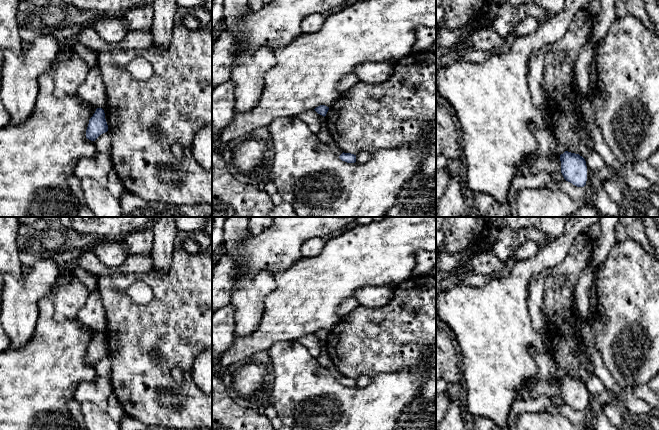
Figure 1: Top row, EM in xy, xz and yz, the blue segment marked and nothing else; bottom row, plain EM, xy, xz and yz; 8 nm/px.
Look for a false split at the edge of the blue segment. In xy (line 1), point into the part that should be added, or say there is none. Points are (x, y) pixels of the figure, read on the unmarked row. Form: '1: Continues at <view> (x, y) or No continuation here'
1: No continuation here

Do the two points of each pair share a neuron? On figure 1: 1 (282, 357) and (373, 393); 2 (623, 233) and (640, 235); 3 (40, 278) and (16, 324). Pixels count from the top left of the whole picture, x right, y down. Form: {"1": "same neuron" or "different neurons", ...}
{"1": "same neuron", "2": "same neuron", "3": "same neuron"}

